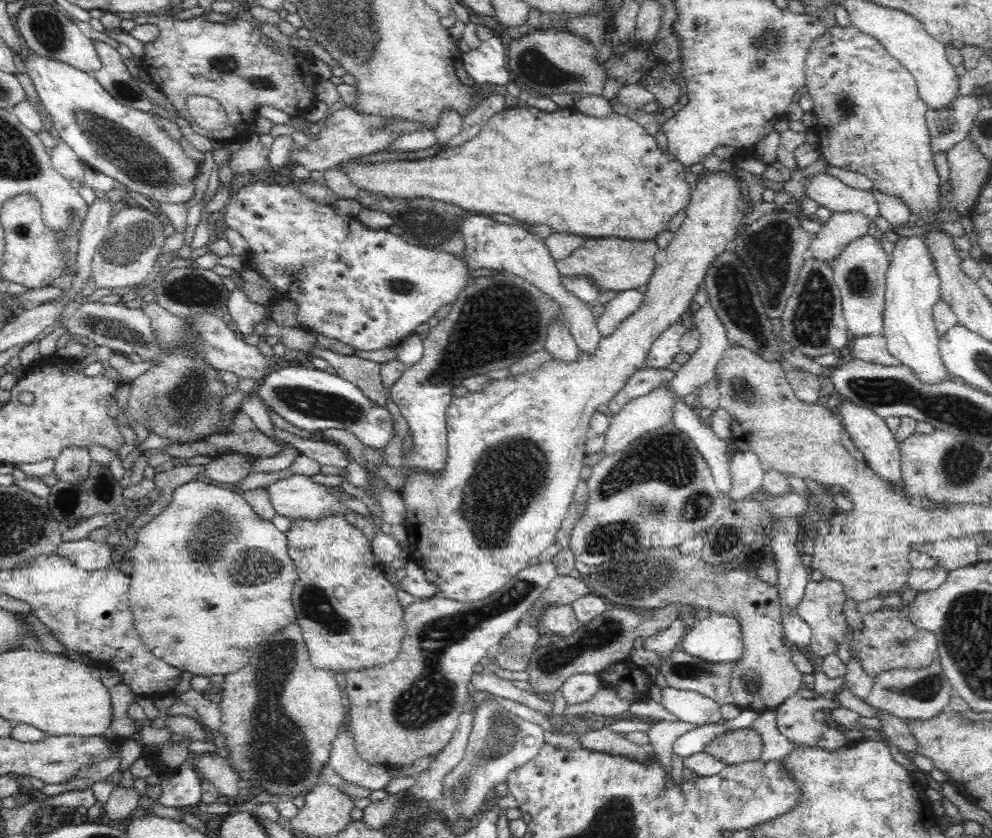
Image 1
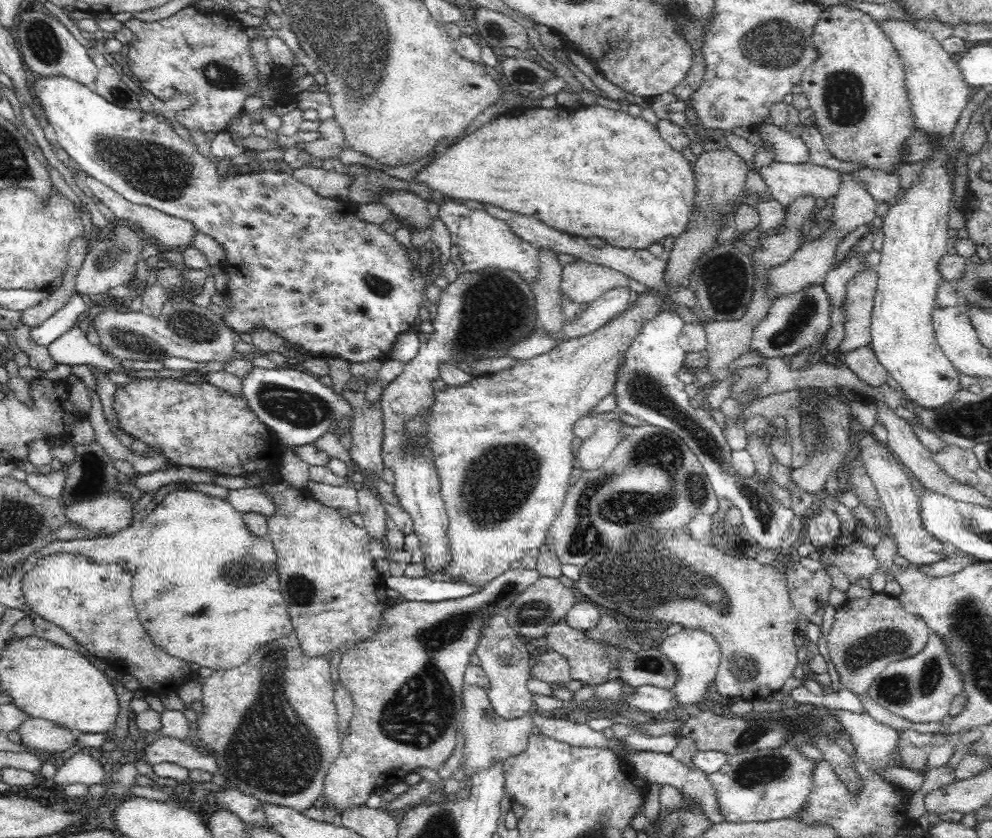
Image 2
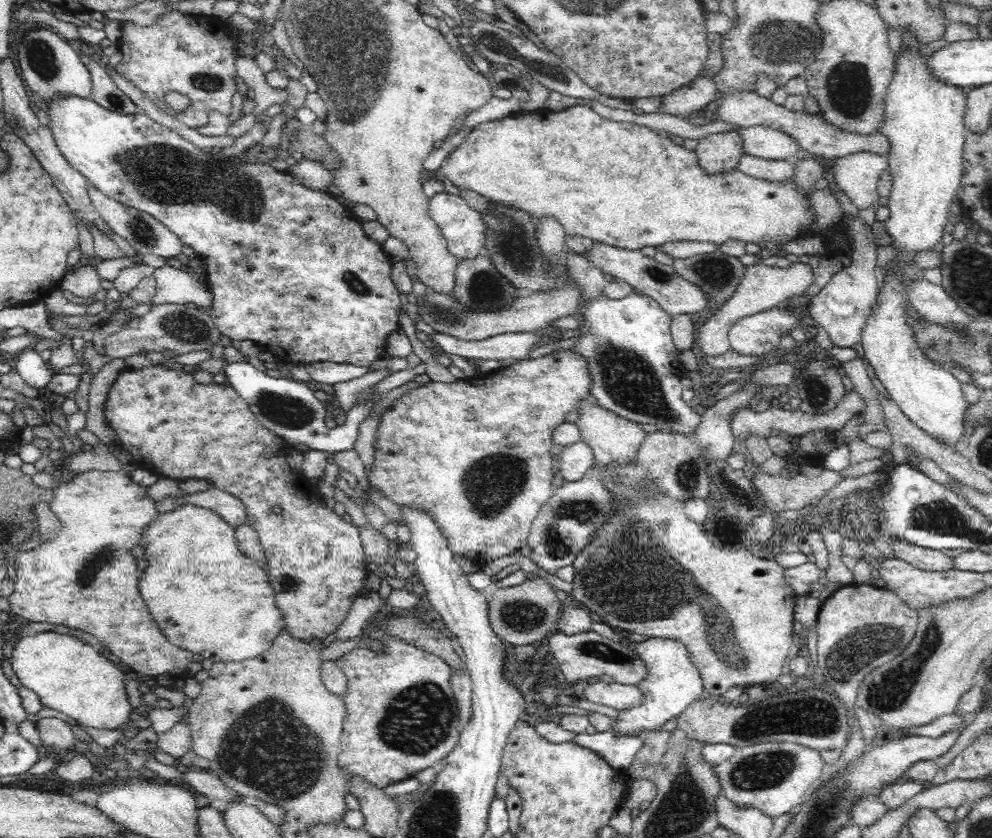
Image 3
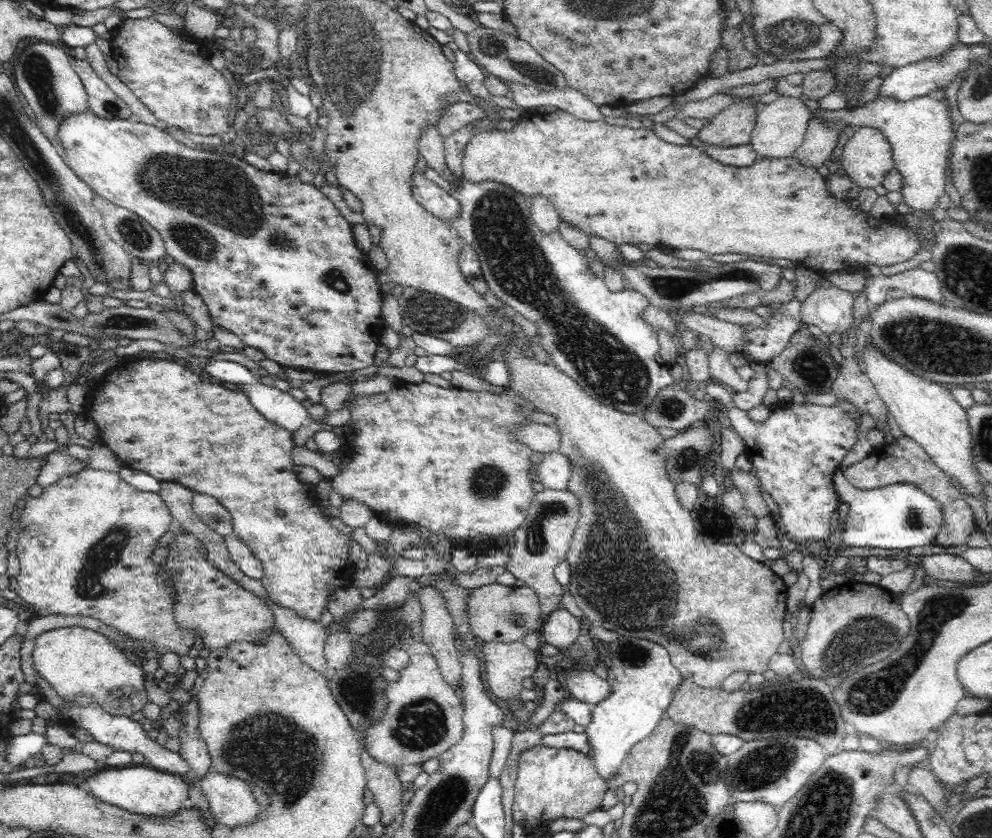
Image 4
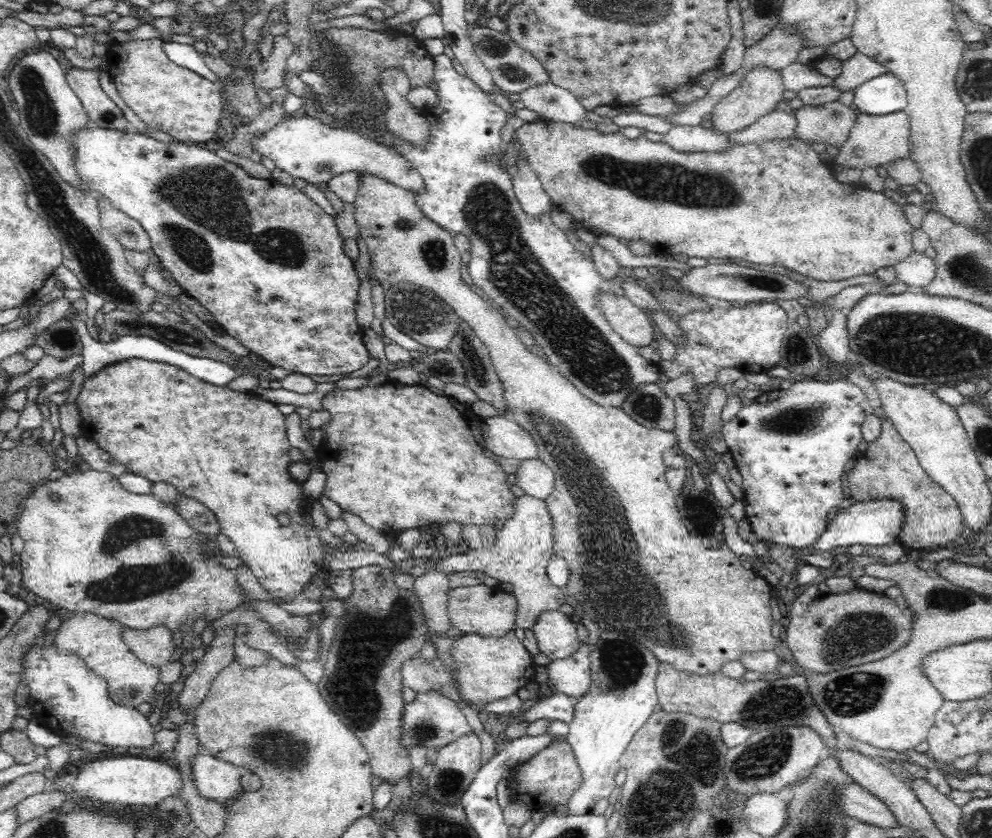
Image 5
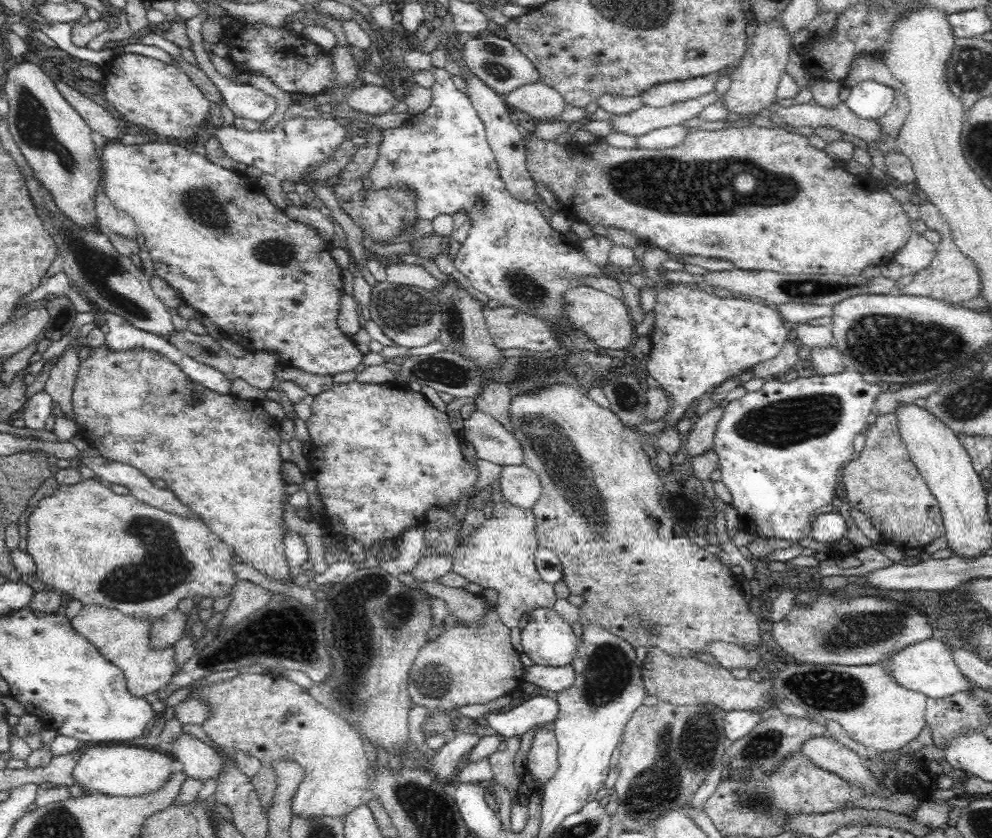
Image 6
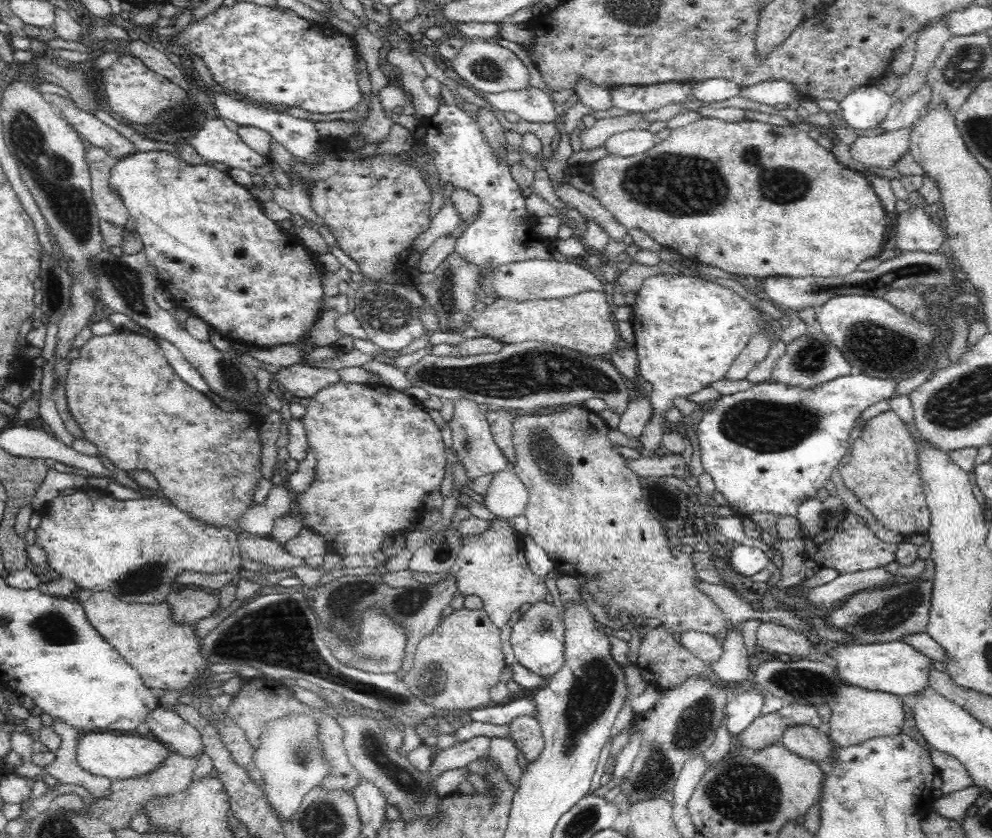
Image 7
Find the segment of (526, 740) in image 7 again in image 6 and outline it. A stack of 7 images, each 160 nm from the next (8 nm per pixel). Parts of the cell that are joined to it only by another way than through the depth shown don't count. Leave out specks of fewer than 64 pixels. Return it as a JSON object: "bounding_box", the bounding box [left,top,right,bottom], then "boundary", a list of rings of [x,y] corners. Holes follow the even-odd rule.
{"bounding_box":[525,725,557,784],"boundary":[[[532,725],[532,744],[528,751],[525,771],[530,773],[534,780],[544,784],[556,772],[557,740],[553,732],[539,725]]]}

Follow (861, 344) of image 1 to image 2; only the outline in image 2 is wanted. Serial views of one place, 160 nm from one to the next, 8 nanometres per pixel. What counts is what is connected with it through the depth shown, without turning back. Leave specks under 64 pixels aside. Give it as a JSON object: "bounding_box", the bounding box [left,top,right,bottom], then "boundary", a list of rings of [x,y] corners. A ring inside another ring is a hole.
{"bounding_box":[843,346,889,388],"boundary":[[[862,346],[858,350],[845,353],[843,364],[856,375],[857,380],[869,388],[880,388],[882,384],[889,381],[889,374],[877,362],[869,346]]]}

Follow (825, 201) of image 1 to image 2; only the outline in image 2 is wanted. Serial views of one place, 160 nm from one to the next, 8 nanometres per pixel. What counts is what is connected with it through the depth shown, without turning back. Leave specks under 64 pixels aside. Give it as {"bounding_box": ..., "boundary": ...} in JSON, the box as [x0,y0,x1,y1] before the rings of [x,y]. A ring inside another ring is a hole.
{"bounding_box":[755,162,840,208],"boundary":[[[770,162],[755,170],[768,186],[772,194],[786,208],[804,194],[814,194],[818,199],[827,201],[836,196],[840,188],[840,173],[835,170],[815,166],[811,163],[784,164]]]}

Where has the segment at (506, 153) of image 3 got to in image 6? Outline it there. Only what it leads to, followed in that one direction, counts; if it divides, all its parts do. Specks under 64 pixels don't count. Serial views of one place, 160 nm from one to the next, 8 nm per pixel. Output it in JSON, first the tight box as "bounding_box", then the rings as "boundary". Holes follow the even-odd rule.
{"bounding_box":[525,124,912,275],"boundary":[[[750,124],[719,130],[705,130],[694,128],[688,130],[685,137],[672,148],[664,150],[642,151],[642,149],[615,148],[606,143],[605,139],[598,140],[589,145],[575,143],[570,149],[564,149],[563,145],[536,140],[529,136],[525,141],[527,149],[527,170],[532,179],[542,183],[550,189],[560,203],[563,210],[572,215],[573,219],[580,220],[589,225],[601,225],[602,227],[614,226],[621,230],[632,232],[640,242],[646,246],[658,246],[666,252],[677,256],[703,256],[704,258],[716,258],[722,262],[730,262],[738,270],[762,270],[777,272],[778,274],[829,274],[829,275],[861,275],[864,268],[870,265],[885,265],[895,258],[896,251],[912,236],[911,220],[902,209],[901,203],[895,200],[887,189],[882,189],[876,183],[866,180],[863,176],[851,176],[846,173],[845,162],[832,159],[828,153],[816,150],[808,143],[808,136],[799,133],[787,132],[779,128],[766,128]]]}

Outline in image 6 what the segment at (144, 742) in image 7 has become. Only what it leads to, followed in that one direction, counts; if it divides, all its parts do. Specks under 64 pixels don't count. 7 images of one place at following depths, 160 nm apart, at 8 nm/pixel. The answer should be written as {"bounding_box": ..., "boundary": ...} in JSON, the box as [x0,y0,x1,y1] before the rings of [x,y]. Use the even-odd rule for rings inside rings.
{"bounding_box":[73,742,173,796],"boundary":[[[127,742],[90,743],[79,751],[73,776],[82,787],[90,787],[88,793],[100,791],[114,796],[136,796],[160,788],[172,774],[172,764],[173,758],[158,748]]]}

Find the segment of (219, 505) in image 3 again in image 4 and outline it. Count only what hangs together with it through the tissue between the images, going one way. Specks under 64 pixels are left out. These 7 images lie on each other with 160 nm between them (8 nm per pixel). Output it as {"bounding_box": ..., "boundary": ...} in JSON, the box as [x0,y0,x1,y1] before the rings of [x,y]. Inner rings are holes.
{"bounding_box":[192,494,232,537],"boundary":[[[195,494],[192,499],[196,516],[212,531],[225,537],[232,533],[232,519],[223,506],[205,494]]]}

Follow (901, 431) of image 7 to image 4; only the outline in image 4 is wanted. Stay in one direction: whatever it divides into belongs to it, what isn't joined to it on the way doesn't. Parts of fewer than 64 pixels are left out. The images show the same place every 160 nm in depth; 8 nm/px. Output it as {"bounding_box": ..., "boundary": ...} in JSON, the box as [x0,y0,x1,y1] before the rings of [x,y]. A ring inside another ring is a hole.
{"bounding_box":[842,436,975,548],"boundary":[[[902,436],[902,438],[896,438],[894,442],[878,445],[867,458],[842,471],[846,480],[858,490],[874,490],[874,488],[892,486],[892,484],[911,484],[922,494],[931,498],[939,506],[941,516],[939,529],[931,540],[931,544],[934,546],[948,548],[967,544],[970,540],[970,536],[974,532],[975,521],[966,498],[952,484],[948,475],[934,466],[924,449],[910,438]]]}

